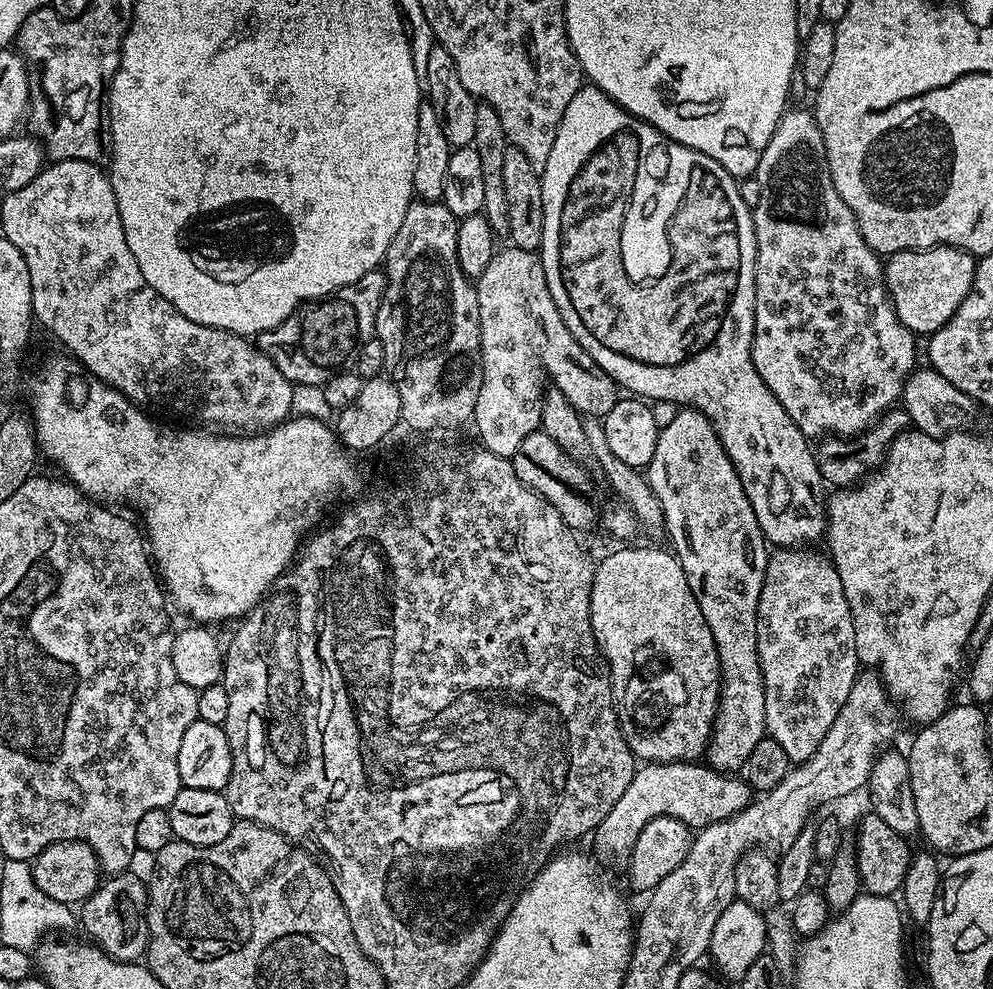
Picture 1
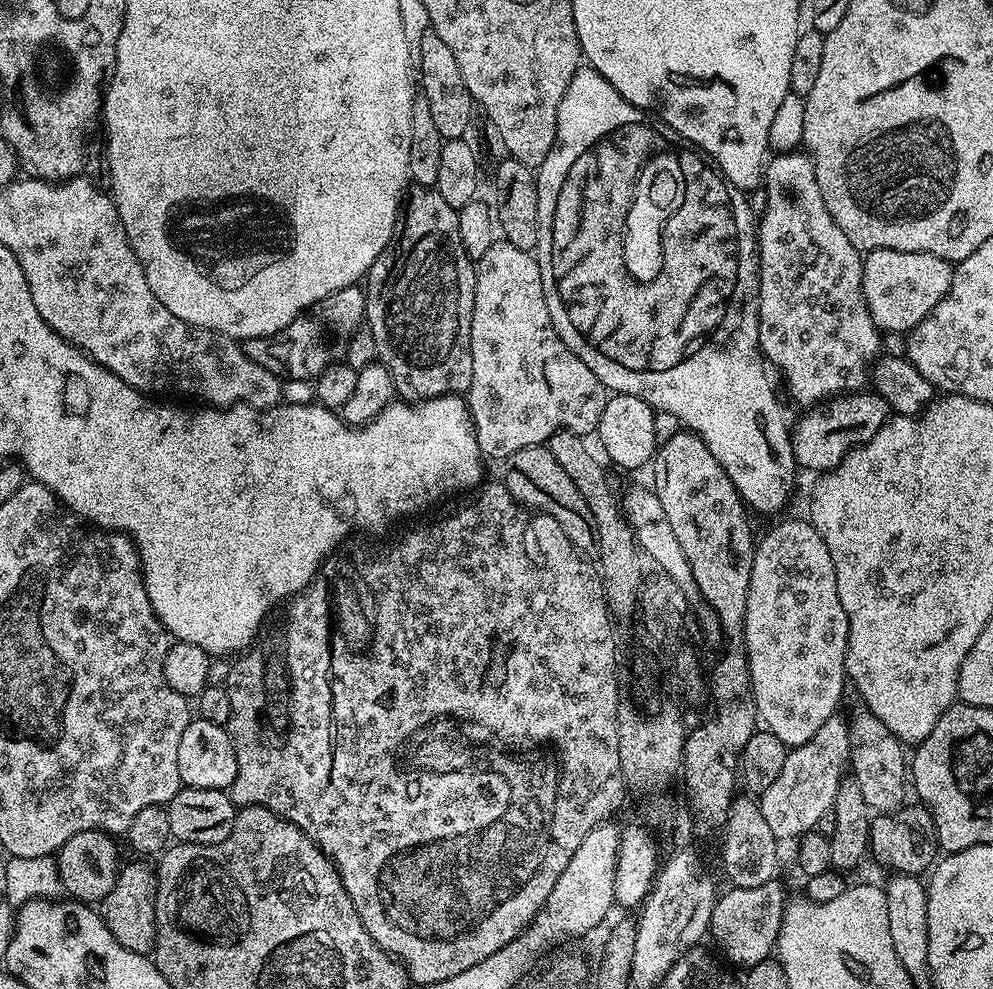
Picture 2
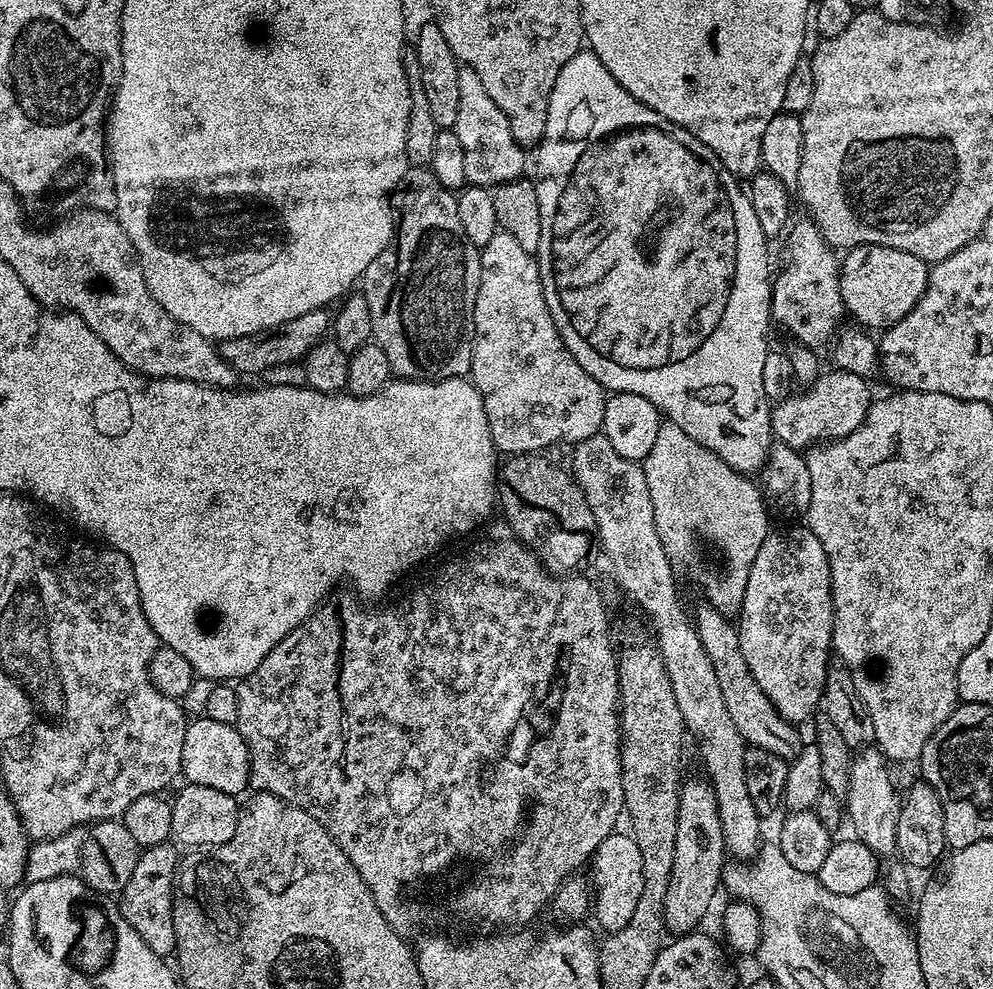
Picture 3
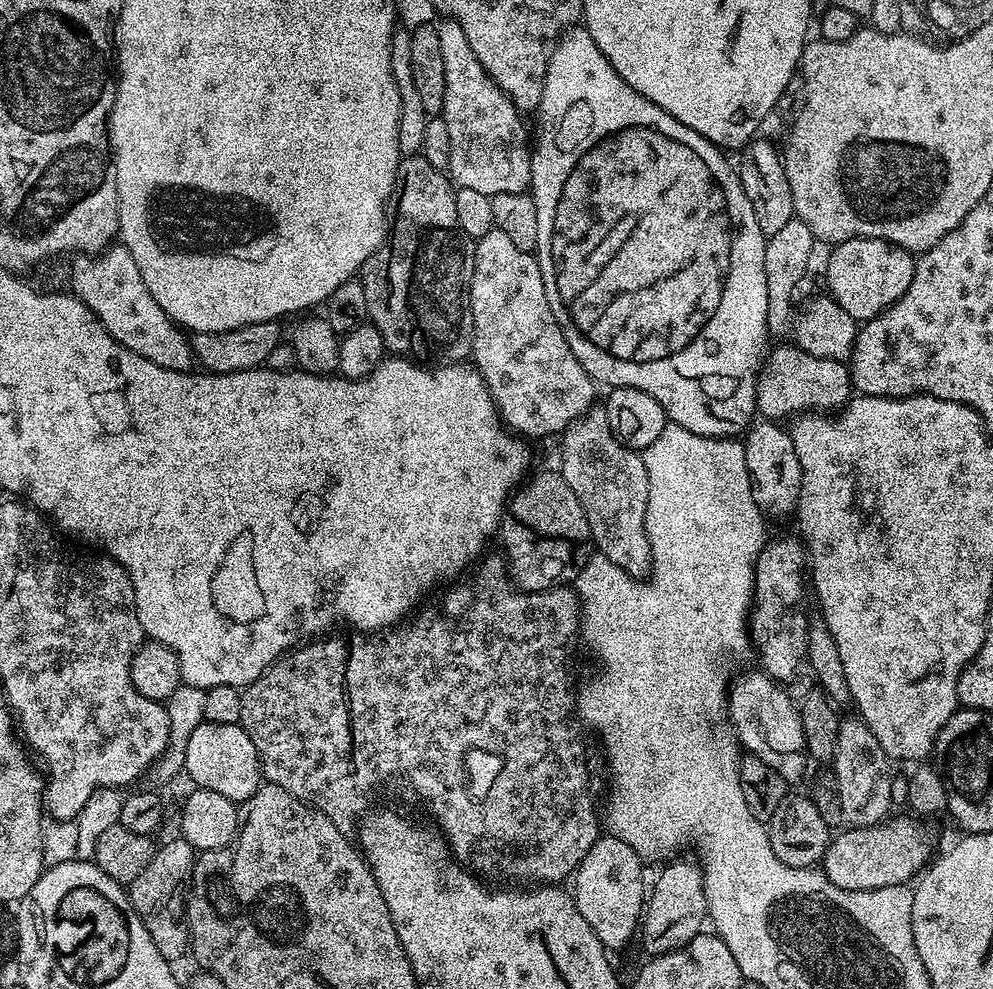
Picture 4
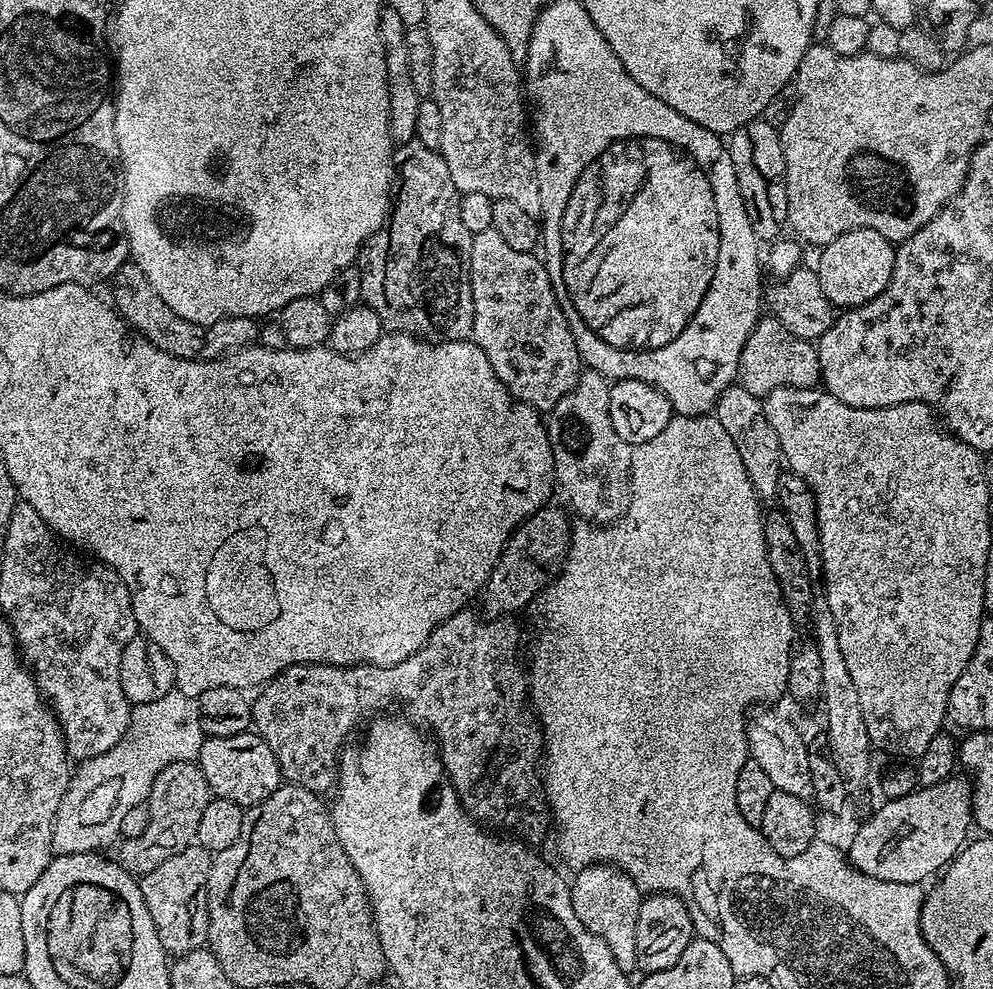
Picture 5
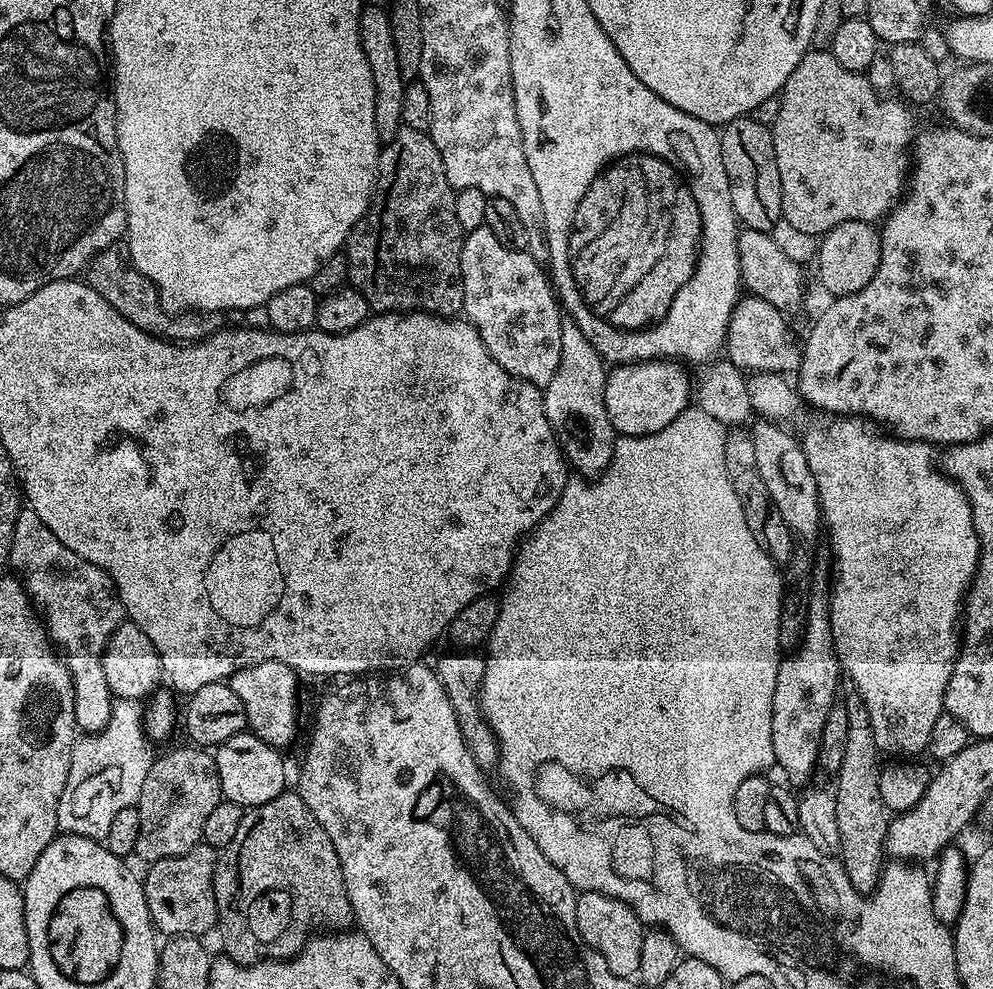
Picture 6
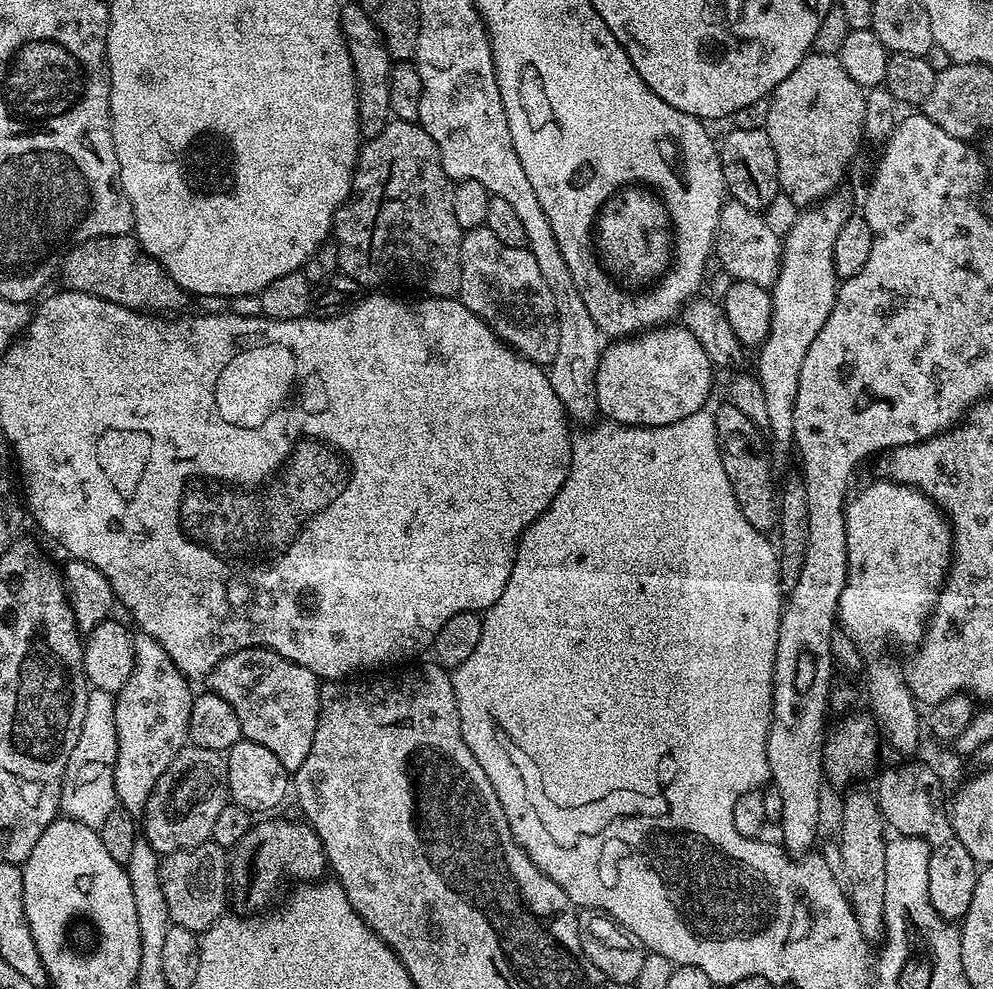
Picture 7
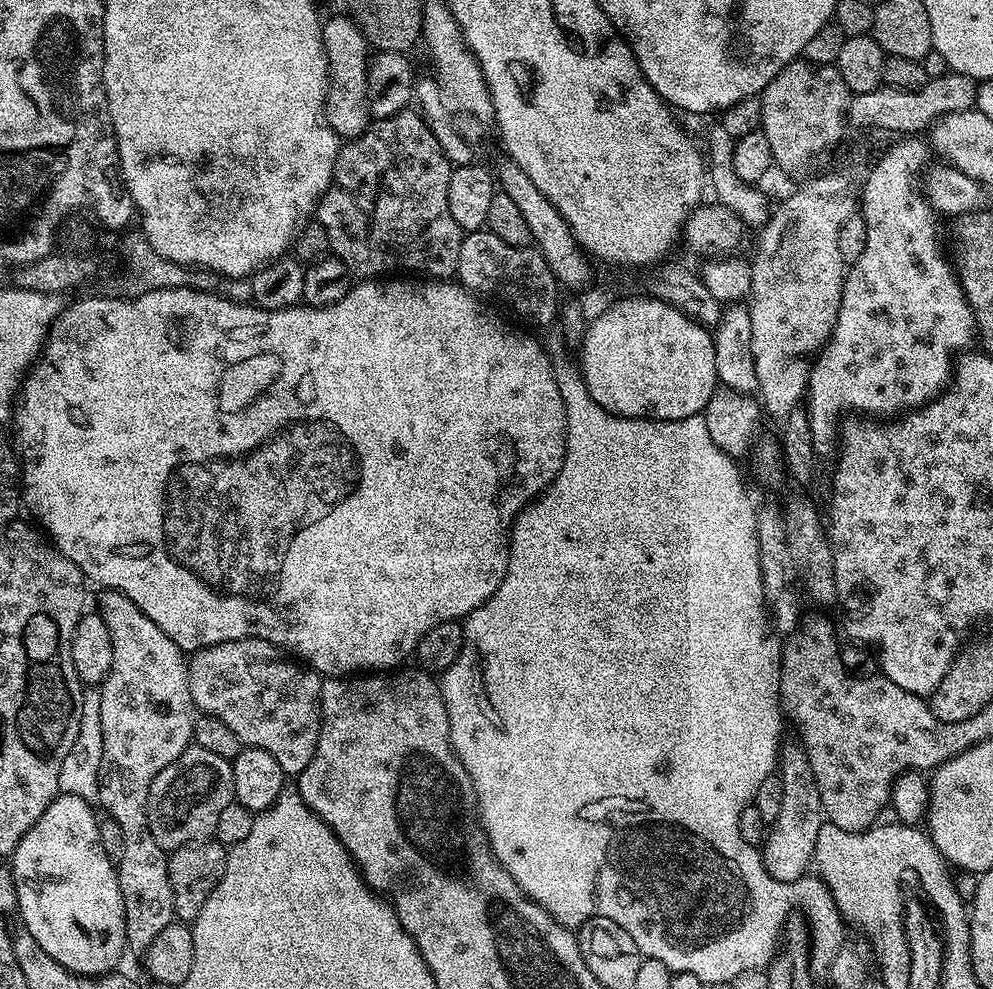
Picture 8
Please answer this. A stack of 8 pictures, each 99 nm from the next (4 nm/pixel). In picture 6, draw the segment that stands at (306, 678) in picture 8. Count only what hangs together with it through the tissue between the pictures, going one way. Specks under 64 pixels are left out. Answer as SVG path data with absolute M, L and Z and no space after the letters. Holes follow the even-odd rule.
M263 660L248 668L239 668L230 678L234 694L246 706L248 728L272 748L285 750L296 740L300 728L300 684L295 668L277 660Z

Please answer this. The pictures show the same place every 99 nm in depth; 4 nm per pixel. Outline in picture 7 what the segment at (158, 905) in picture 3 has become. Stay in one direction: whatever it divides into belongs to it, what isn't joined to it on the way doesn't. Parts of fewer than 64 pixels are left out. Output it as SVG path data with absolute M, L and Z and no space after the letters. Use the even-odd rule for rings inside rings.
M211 842L186 850L169 852L161 859L162 894L166 898L166 910L175 927L203 934L225 915L230 904L229 859L229 853L225 849Z

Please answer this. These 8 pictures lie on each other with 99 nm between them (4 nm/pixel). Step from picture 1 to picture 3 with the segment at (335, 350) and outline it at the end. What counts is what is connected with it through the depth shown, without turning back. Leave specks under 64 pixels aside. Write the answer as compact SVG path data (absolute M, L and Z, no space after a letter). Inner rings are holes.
M323 308L310 310L310 314L302 314L282 326L272 328L269 332L246 334L242 338L230 338L219 341L218 351L230 367L241 377L259 377L262 372L272 366L294 364L303 361L304 357L325 339L330 332L330 316Z

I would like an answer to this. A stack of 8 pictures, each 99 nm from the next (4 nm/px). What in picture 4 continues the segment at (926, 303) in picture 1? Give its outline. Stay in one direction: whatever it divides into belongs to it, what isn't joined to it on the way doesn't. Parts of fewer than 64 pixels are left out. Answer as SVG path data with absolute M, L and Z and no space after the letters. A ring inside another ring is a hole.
M859 236L835 245L828 256L828 288L833 300L858 322L874 318L888 307L910 286L914 278L916 260L913 253L902 246L878 238Z

